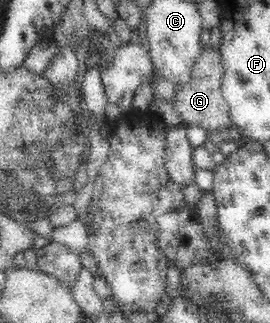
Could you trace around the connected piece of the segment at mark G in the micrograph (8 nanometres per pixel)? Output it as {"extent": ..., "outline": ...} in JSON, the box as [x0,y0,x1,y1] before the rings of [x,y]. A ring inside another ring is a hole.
{"extent":[174,47,234,132],"outline":[[[218,47],[203,48],[187,84],[175,88],[174,107],[185,125],[198,125],[207,132],[230,130],[234,127],[230,118],[230,108],[224,99],[221,87],[224,75],[223,57]]]}

